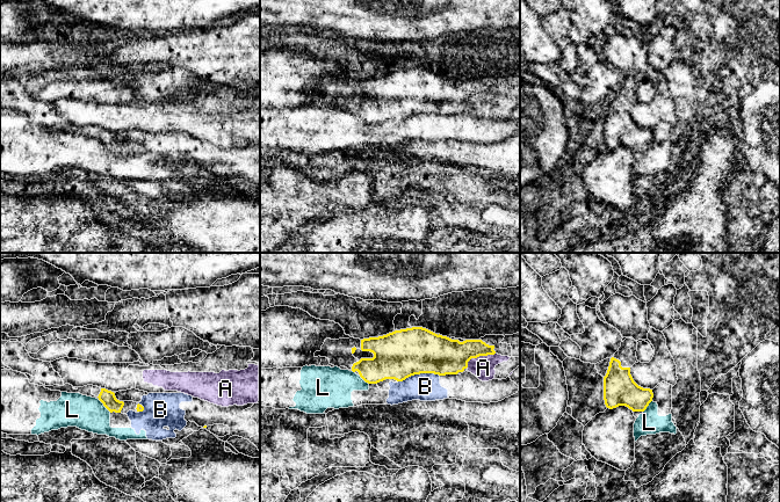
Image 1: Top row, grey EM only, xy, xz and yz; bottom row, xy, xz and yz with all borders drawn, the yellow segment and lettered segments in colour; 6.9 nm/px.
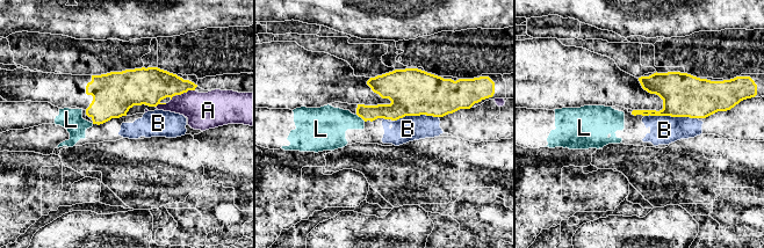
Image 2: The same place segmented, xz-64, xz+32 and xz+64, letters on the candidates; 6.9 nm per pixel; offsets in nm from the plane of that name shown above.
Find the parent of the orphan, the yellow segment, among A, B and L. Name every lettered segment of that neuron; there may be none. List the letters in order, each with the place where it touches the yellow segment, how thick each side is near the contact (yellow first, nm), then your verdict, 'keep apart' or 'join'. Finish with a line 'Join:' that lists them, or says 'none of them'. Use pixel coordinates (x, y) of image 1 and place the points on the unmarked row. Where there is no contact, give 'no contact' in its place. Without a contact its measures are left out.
A: meets yellow in xz at (478, 96); 260 nm thick on the yellow side, 160 nm on the other; keep apart
B: meets yellow in xz at (418, 114); 340 nm thick on the yellow side, 190 nm on the other; keep apart
L: meets yellow in xy at (105, 146); 100 nm thick on the yellow side, 240 nm on the other; keep apart
Join: none of them

